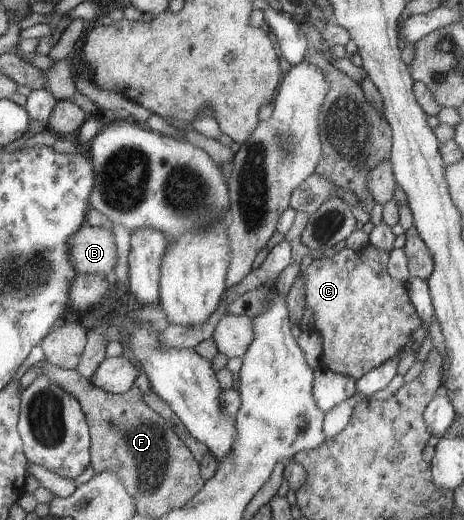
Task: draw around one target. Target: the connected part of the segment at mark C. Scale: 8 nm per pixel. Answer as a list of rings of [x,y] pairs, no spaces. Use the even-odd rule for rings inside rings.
[[[367,244],[359,250],[344,247],[331,258],[315,259],[302,273],[307,294],[307,309],[313,312],[314,328],[323,339],[322,364],[336,373],[363,378],[374,368],[401,355],[411,342],[413,332],[423,323],[415,305],[411,302],[405,282],[395,280],[388,272],[391,258],[389,251],[379,250]]]

